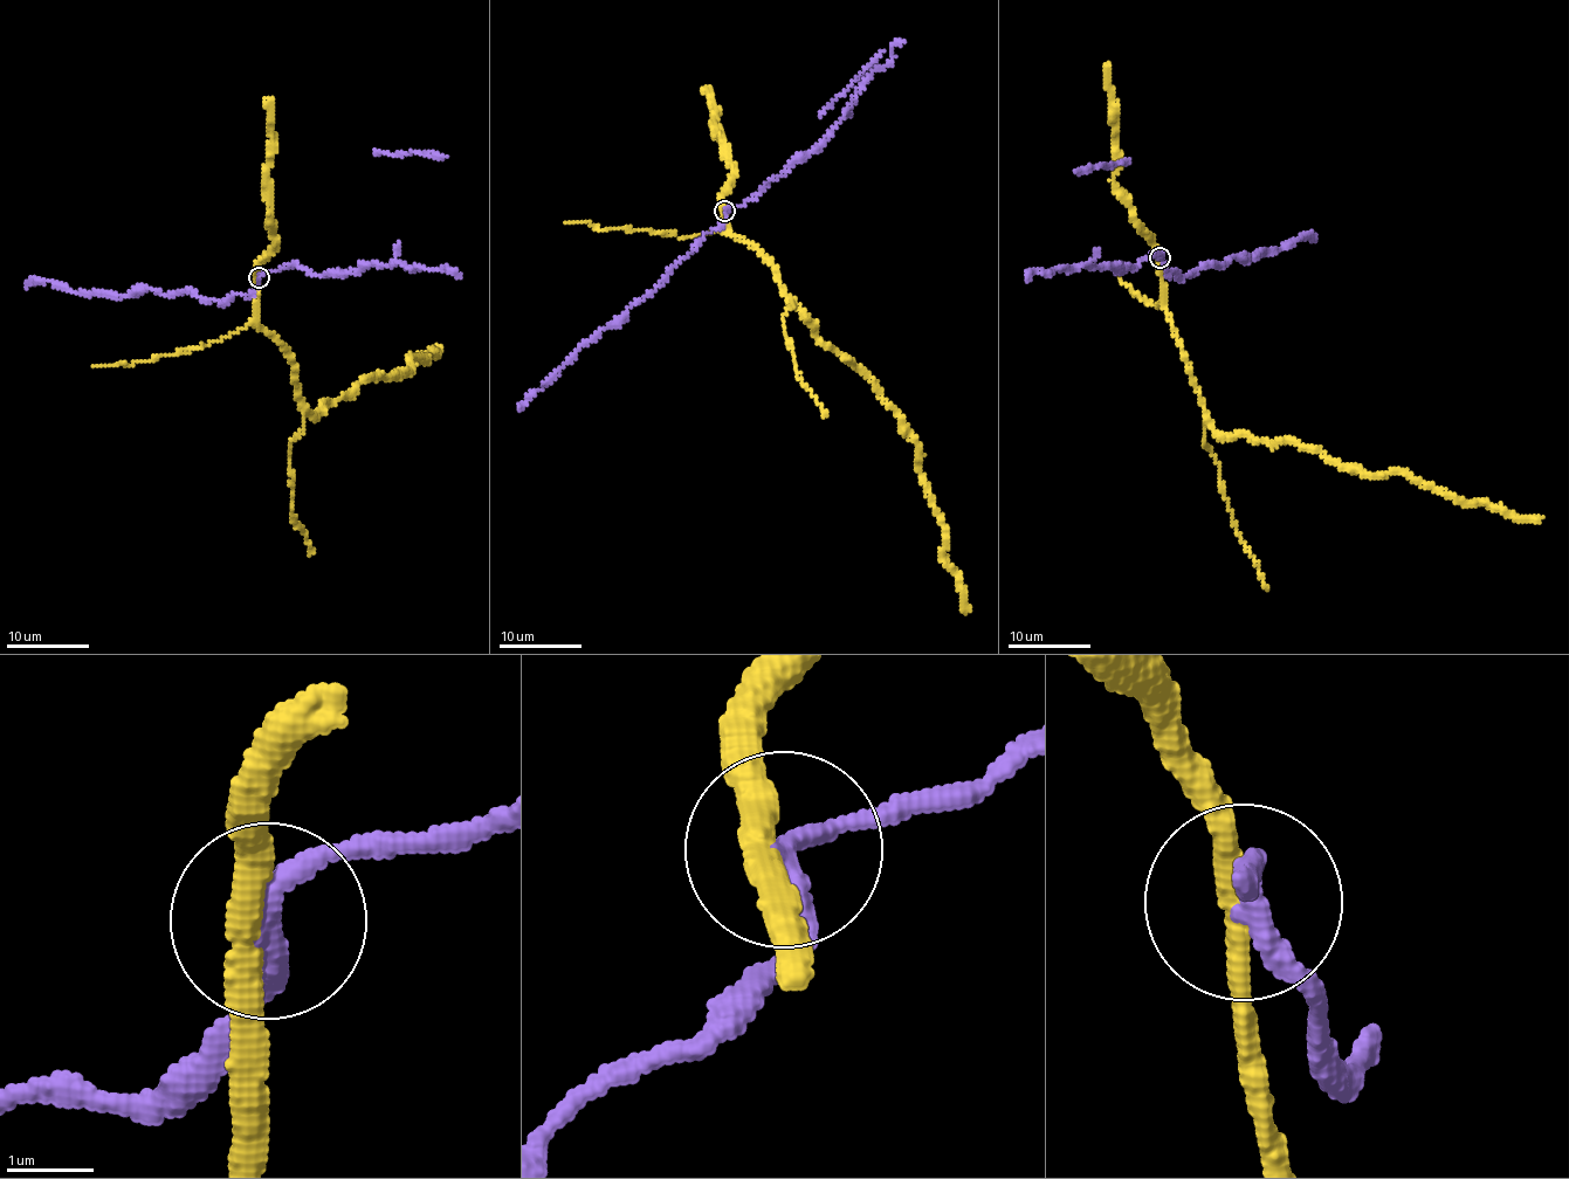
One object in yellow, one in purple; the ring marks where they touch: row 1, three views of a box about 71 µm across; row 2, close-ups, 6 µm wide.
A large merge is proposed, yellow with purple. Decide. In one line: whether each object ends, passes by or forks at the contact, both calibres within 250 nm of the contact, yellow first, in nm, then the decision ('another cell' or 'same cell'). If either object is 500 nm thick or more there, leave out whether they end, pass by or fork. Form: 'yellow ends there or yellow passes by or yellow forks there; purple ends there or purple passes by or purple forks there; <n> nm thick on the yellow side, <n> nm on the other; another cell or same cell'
yellow passes by; purple passes by; 300 nm thick on the yellow side, 260 nm on the other; another cell

